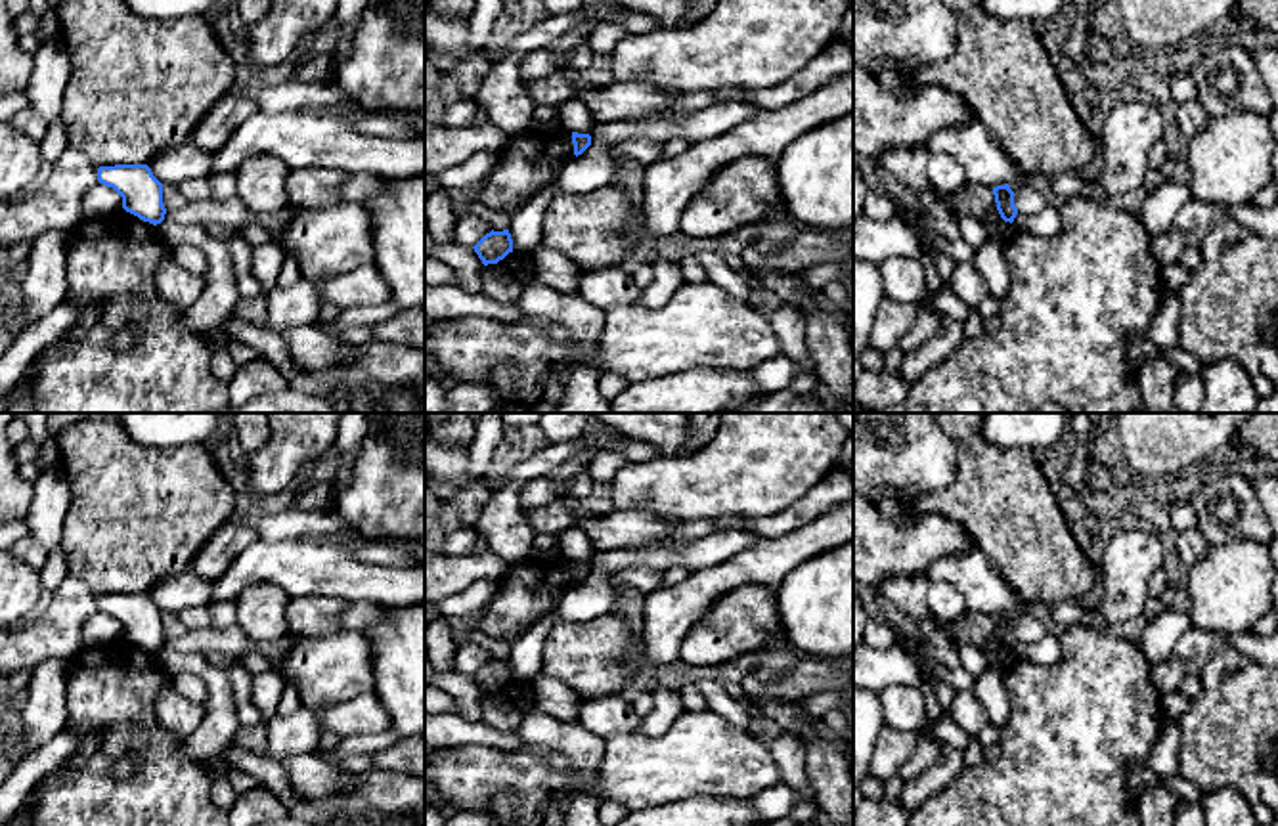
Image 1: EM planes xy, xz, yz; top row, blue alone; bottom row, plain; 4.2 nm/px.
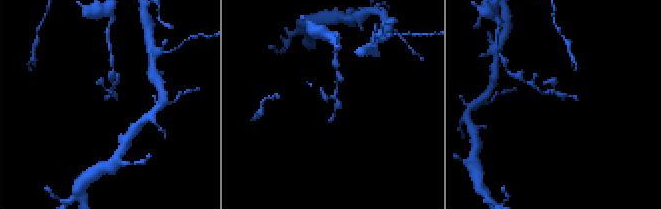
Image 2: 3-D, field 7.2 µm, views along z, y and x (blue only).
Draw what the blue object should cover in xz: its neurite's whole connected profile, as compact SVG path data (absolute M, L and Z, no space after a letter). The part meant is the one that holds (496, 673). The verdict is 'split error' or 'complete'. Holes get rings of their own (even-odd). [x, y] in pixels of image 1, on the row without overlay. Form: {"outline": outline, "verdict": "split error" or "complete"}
{"outline": "M492 658L473 677L484 694L497 692L509 681L513 681L513 667L511 667L509 658L503 658L503 660Z", "verdict": "complete"}

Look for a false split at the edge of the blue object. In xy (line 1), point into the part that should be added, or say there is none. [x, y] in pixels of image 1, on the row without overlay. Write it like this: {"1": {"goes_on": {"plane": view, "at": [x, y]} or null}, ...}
{"1": {"goes_on": null}}

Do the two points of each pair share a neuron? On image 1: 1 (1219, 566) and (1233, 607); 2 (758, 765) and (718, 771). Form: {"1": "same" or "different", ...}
{"1": "same", "2": "same"}

